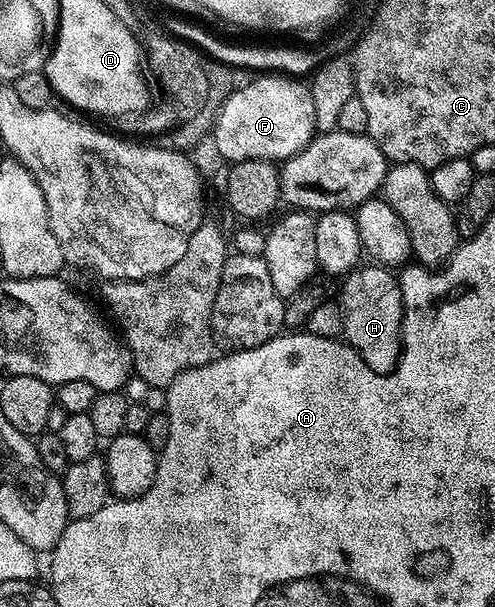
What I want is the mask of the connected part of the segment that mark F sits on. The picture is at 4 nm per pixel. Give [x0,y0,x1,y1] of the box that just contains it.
[211,72,317,164]

